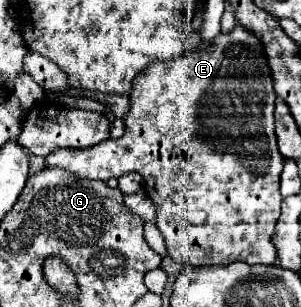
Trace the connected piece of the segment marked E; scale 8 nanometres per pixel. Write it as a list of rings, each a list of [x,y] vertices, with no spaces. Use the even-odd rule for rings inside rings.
[[[236,25],[230,33],[220,33],[218,37],[214,37],[212,41],[204,41],[200,39],[196,43],[194,49],[184,51],[176,61],[168,61],[168,63],[152,63],[148,65],[144,71],[140,71],[140,75],[136,77],[136,83],[132,83],[132,91],[130,91],[130,111],[124,117],[124,135],[120,139],[106,139],[104,143],[98,143],[96,147],[88,147],[88,149],[58,149],[54,151],[50,157],[46,157],[48,167],[62,167],[78,177],[88,177],[88,179],[102,179],[108,181],[110,177],[122,177],[130,171],[140,173],[144,177],[144,185],[146,185],[146,193],[148,197],[154,201],[156,205],[156,225],[164,237],[166,243],[166,251],[172,259],[176,259],[182,265],[224,265],[224,263],[232,263],[232,261],[246,261],[246,263],[264,263],[264,265],[272,265],[278,263],[278,255],[276,255],[276,247],[272,243],[272,235],[274,235],[274,225],[278,223],[278,215],[280,215],[280,203],[282,203],[282,195],[280,195],[280,171],[284,167],[284,157],[278,151],[276,145],[276,135],[274,135],[274,83],[272,83],[272,73],[268,67],[268,59],[264,53],[258,53],[254,49],[254,45],[262,45],[260,39],[256,35],[252,35],[252,31],[248,31],[242,25]],[[204,103],[210,103],[210,109],[204,111]]]

